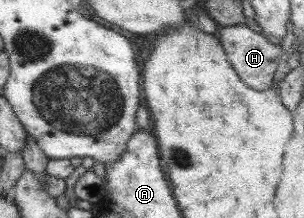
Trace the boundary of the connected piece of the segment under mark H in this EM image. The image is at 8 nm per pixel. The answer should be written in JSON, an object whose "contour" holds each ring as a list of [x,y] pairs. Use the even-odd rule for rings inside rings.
{"contour":[[[232,25],[221,27],[217,32],[217,39],[226,52],[227,60],[230,61],[231,67],[235,69],[235,73],[239,79],[244,82],[248,88],[263,91],[273,84],[273,74],[278,66],[278,55],[280,47],[270,43],[262,35],[248,29],[246,25]]]}

